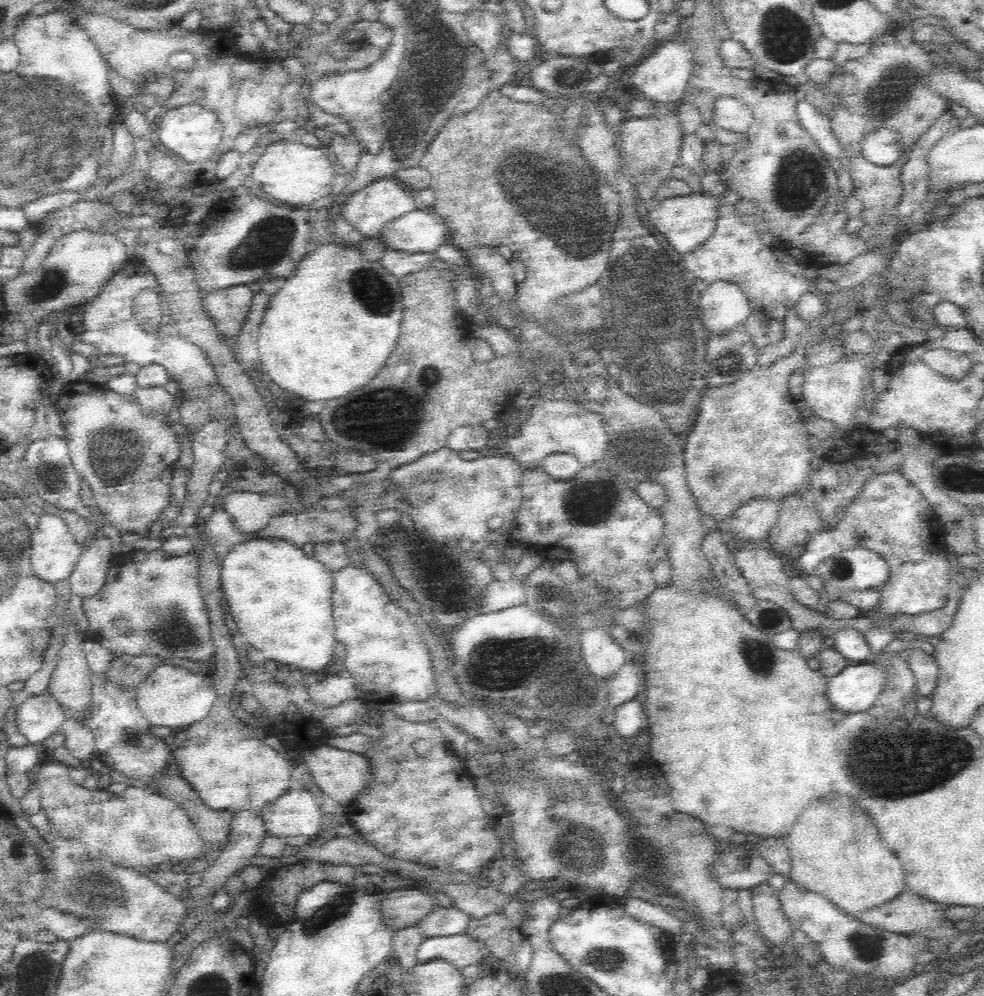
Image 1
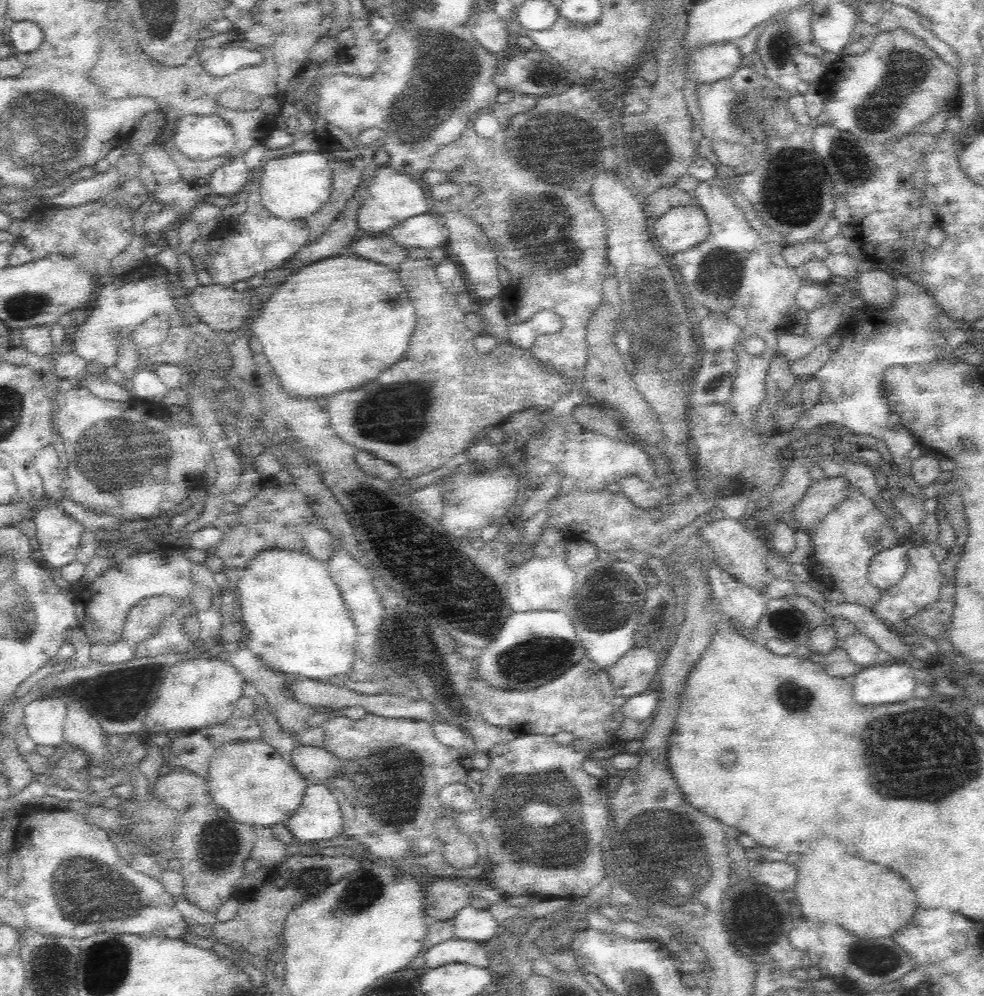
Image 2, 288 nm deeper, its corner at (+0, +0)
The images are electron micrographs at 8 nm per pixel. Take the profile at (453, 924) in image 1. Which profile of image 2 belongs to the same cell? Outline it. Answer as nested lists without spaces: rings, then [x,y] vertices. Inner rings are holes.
[[[474,904],[462,908],[454,916],[454,938],[474,940],[474,942],[488,942],[498,934],[500,922],[490,914],[490,910],[478,910]]]

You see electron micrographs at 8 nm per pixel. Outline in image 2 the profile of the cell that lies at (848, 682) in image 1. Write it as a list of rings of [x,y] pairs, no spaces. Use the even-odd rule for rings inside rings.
[[[880,664],[862,668],[852,678],[854,698],[858,704],[898,704],[914,698],[918,682],[914,678],[914,666],[910,664]]]

